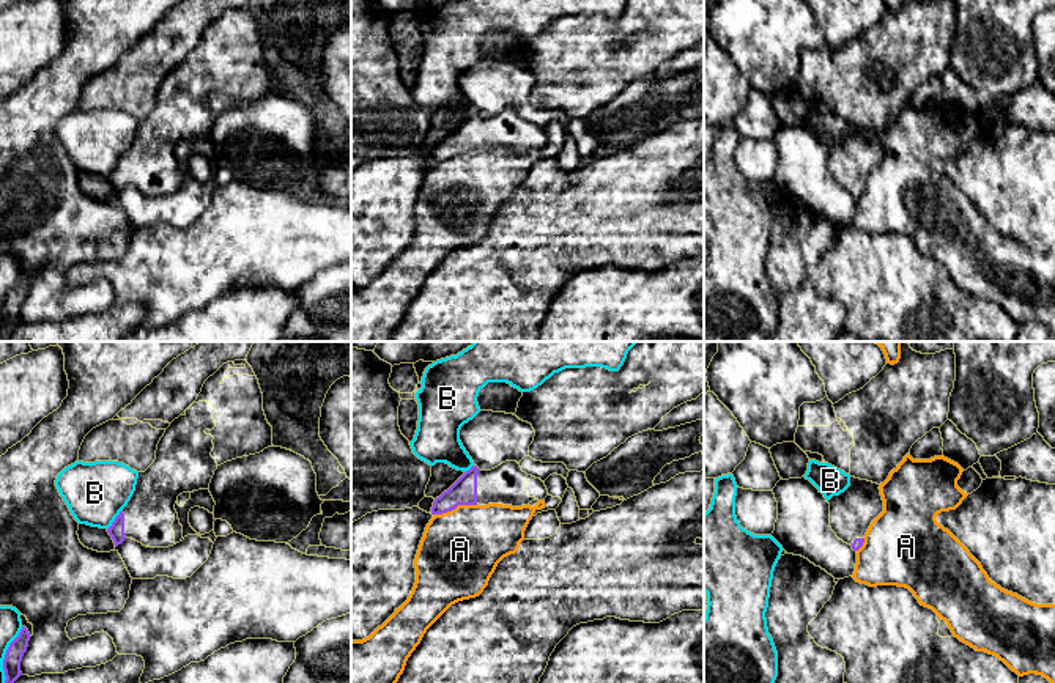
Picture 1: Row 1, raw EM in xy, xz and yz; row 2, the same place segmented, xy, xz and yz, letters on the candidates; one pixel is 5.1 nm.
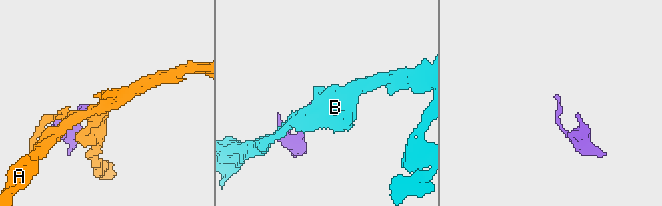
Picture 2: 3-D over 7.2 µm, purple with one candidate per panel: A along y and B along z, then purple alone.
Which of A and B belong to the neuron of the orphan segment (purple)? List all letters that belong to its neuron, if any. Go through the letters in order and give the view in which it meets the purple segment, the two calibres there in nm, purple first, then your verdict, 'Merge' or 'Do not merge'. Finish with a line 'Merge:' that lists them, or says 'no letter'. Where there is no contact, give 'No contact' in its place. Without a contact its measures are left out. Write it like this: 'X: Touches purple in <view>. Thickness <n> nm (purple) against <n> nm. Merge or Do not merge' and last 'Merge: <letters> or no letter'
A: Touches purple in xz. Thickness 140 nm (purple) against 400 nm. Do not merge
B: Touches purple in xy. Thickness 80 nm (purple) against 320 nm. Do not merge
Merge: no letter

